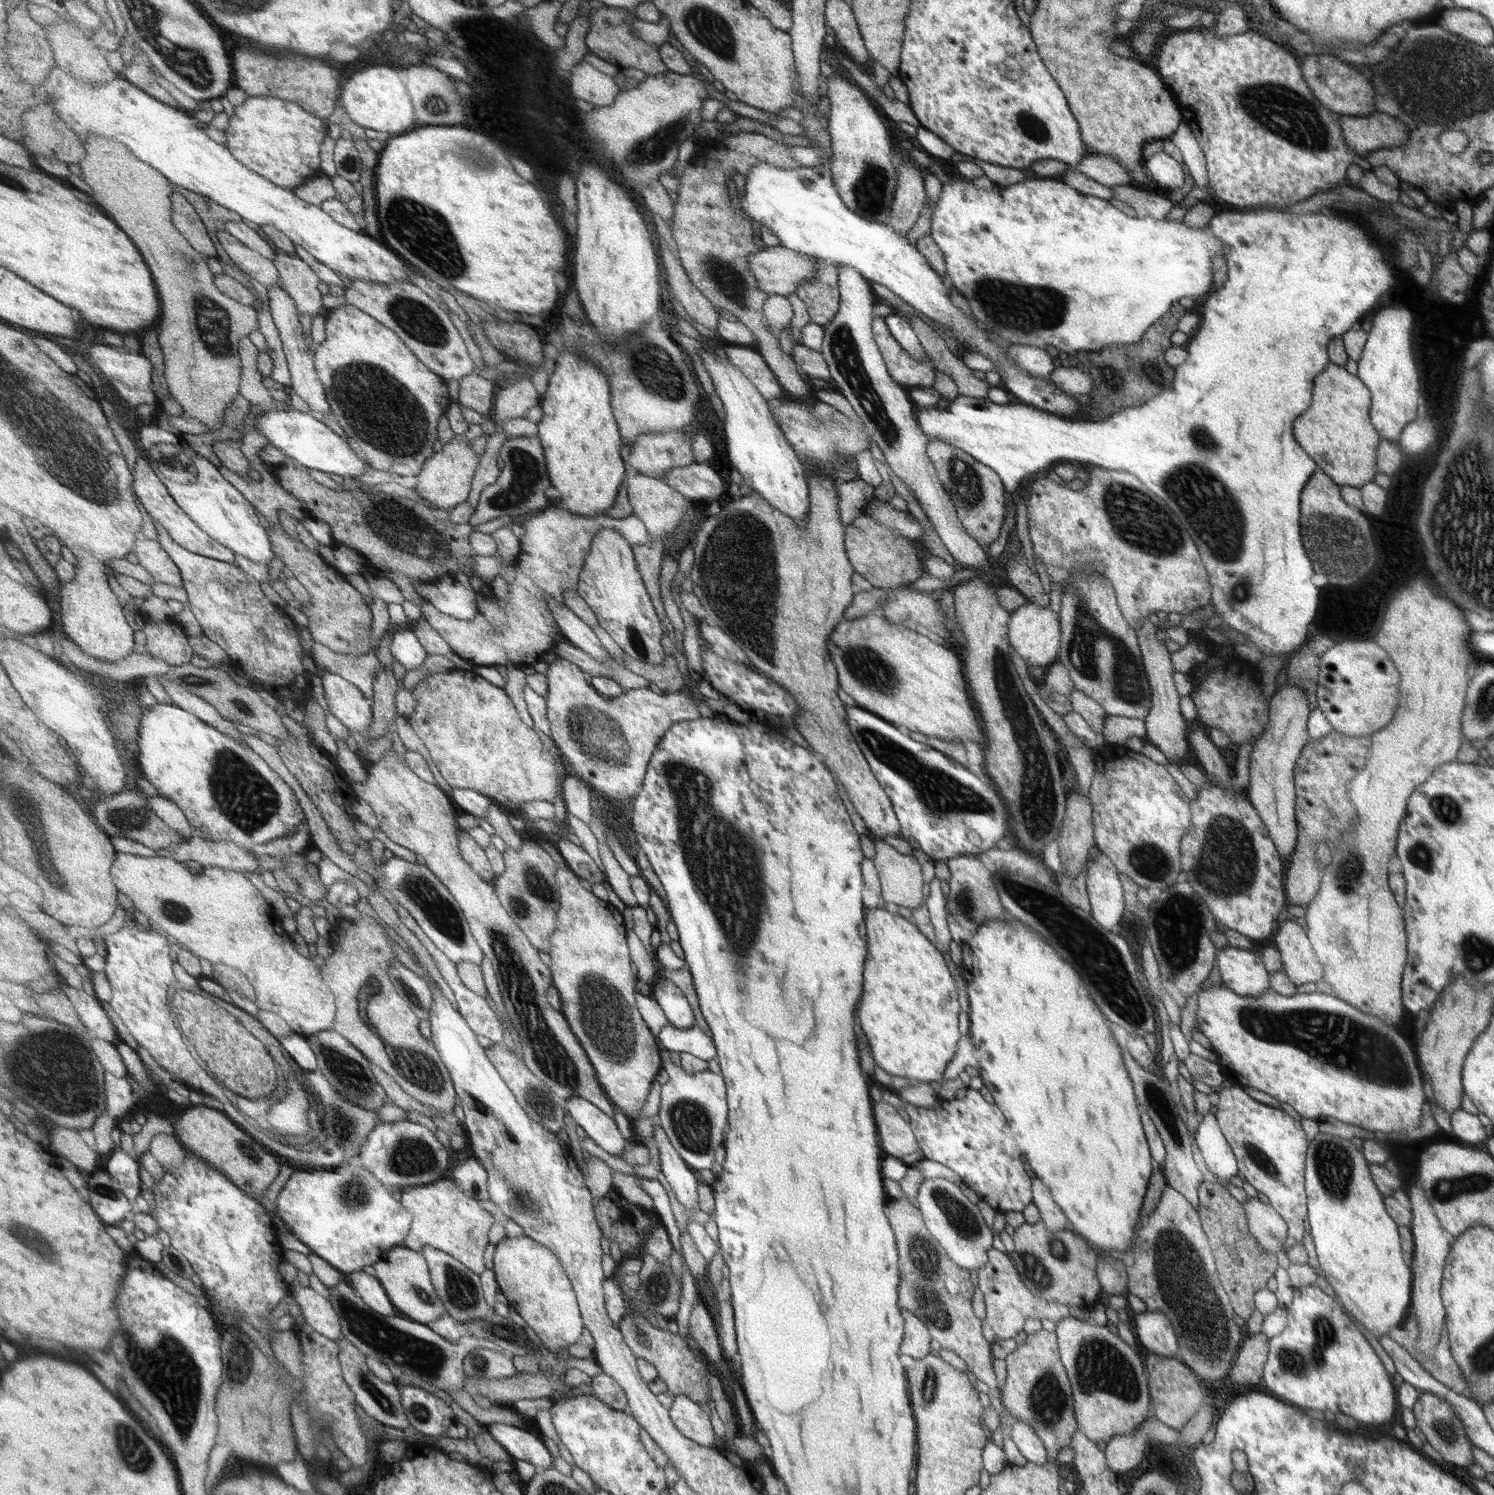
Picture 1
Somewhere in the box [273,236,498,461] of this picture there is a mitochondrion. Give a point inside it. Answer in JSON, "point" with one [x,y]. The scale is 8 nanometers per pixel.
{"point":[418,320]}

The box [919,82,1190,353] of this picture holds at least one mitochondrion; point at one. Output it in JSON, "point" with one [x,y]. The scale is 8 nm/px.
{"point":[1038,317]}

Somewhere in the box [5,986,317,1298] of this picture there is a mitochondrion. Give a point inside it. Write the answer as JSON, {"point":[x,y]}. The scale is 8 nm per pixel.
{"point":[75,1093]}

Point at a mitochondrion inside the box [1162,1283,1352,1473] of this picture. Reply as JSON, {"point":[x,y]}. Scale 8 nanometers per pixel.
{"point":[1297,1363]}

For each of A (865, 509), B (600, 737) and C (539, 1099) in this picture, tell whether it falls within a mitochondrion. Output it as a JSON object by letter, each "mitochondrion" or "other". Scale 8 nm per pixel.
{"A":"other","B":"mitochondrion","C":"mitochondrion"}

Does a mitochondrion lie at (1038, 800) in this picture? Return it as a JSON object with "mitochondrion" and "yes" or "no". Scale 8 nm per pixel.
{"mitochondrion":"yes"}

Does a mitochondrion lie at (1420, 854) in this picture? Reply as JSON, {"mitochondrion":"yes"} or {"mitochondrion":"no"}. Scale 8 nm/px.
{"mitochondrion":"yes"}

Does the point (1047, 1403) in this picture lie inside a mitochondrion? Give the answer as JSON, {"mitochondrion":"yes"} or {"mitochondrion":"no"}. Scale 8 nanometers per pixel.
{"mitochondrion":"yes"}

